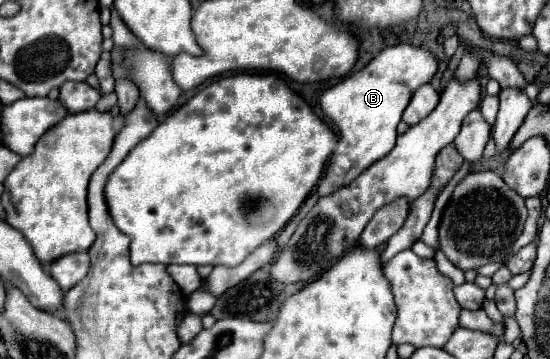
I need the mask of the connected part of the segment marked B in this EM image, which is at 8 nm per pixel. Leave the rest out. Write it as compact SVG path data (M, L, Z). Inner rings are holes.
M396 44L384 48L366 68L346 76L336 86L324 90L320 96L320 108L324 116L338 128L340 140L328 162L328 168L318 184L318 194L326 196L340 186L350 184L370 164L386 156L396 144L396 126L402 120L402 112L418 86L432 80L438 62L432 52L410 44Z

